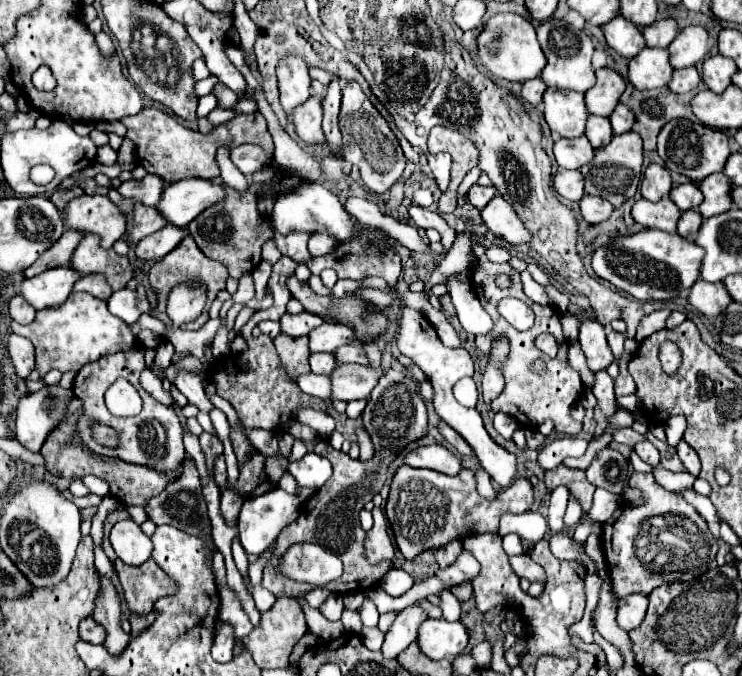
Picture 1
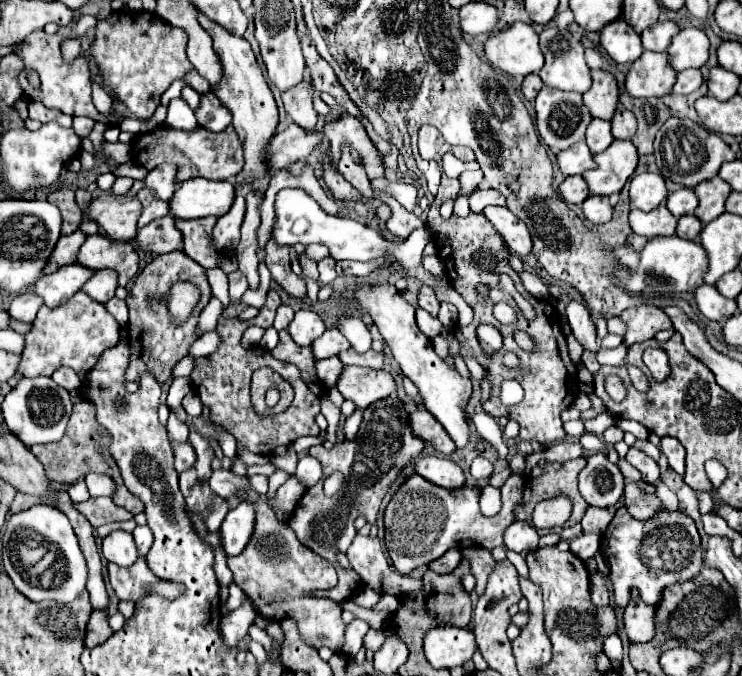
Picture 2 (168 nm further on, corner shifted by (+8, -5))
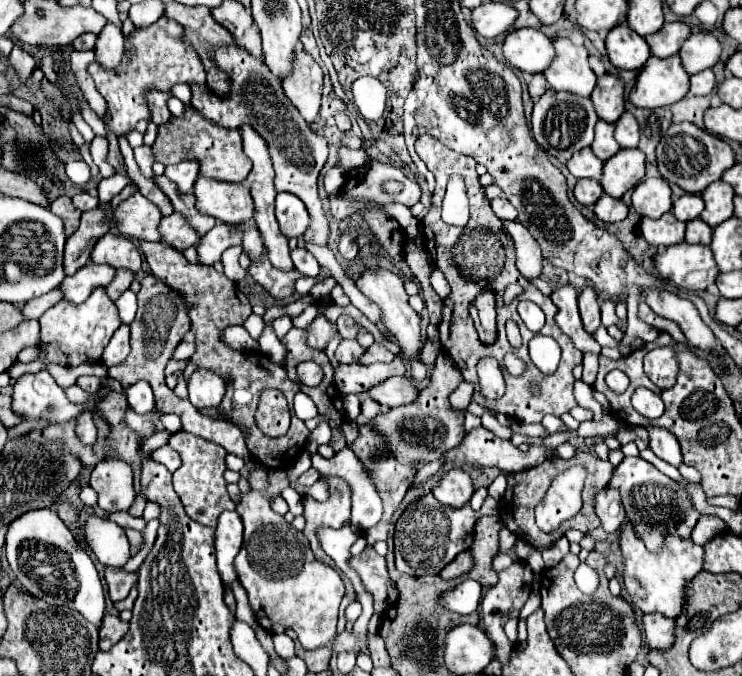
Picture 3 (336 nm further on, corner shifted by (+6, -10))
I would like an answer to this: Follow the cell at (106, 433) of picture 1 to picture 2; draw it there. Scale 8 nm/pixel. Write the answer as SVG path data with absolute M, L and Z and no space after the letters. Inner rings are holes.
M80 401L74 405L72 415L70 415L70 437L64 437L58 443L48 443L48 445L36 445L30 451L34 453L34 457L44 465L46 477L54 483L62 483L62 485L72 485L76 483L80 477L86 477L86 473L104 473L108 477L112 477L114 485L116 485L116 493L112 495L114 503L124 507L126 511L130 511L132 515L142 513L144 511L144 503L140 501L140 497L136 497L134 493L128 491L128 487L124 485L124 479L120 477L120 469L114 463L114 459L110 457L108 449L104 449L104 435L106 431L96 423L94 419L94 405L88 401Z

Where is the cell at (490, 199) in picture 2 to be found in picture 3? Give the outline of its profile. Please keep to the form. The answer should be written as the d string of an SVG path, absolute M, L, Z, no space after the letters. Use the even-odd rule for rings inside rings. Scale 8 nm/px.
M496 198L496 200L492 200L492 210L494 210L502 220L516 220L516 218L518 218L516 208L514 208L506 198Z

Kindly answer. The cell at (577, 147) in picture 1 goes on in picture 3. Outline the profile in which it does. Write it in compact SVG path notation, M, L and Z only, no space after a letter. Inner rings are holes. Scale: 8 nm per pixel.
M590 148L578 150L578 154L574 154L566 166L576 178L600 180L602 176L602 160Z

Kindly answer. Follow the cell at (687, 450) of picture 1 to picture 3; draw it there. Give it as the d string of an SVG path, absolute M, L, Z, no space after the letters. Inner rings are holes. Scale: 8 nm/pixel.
M646 426L648 430L648 444L652 448L652 452L670 462L672 466L680 466L682 464L682 454L680 454L680 446L678 440L674 438L674 434L670 434L666 428L656 428L656 426Z

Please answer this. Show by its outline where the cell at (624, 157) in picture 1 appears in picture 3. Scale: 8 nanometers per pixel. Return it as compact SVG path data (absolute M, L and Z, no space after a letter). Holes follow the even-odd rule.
M638 148L620 150L604 162L602 188L614 198L622 198L624 192L634 188L644 178L644 154Z

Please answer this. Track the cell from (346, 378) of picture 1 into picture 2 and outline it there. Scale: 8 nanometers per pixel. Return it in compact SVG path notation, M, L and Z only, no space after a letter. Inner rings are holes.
M344 367L336 381L336 389L344 399L352 401L358 409L366 409L370 403L396 393L394 375L390 371L376 371L366 367Z

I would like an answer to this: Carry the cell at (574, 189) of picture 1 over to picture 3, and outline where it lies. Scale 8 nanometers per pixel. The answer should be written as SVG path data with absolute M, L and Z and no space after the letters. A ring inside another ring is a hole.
M578 180L574 196L582 206L592 206L602 196L602 184L598 180Z

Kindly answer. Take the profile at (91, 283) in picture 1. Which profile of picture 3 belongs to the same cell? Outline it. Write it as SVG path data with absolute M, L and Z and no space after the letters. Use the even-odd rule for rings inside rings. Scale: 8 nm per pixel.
M118 270L116 278L106 286L106 292L108 292L110 300L118 300L120 294L130 288L132 280L134 280L134 272L130 272L130 270Z

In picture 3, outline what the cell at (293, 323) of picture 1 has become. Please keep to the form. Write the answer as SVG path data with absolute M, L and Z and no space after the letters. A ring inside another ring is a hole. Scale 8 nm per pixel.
M316 316L314 322L308 324L308 346L312 348L318 348L318 350L324 350L326 344L338 336L338 328L334 322L326 320L324 316Z

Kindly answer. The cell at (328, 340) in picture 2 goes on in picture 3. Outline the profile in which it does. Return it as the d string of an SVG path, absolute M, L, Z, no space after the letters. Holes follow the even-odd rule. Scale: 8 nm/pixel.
M342 340L340 346L338 346L338 350L336 350L336 358L342 364L354 364L364 354L366 354L366 348L362 348L356 340Z

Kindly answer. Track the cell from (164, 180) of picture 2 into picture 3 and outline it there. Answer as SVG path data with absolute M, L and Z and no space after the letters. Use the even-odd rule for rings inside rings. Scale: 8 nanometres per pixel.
M182 160L178 164L166 166L164 174L178 186L180 192L190 192L198 178L198 172L200 172L200 166L194 160Z

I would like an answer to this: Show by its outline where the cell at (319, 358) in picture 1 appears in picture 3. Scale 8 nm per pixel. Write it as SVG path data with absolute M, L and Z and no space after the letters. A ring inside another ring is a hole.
M396 356L390 364L340 364L334 372L334 382L342 394L362 394L386 378L402 376L406 362Z

